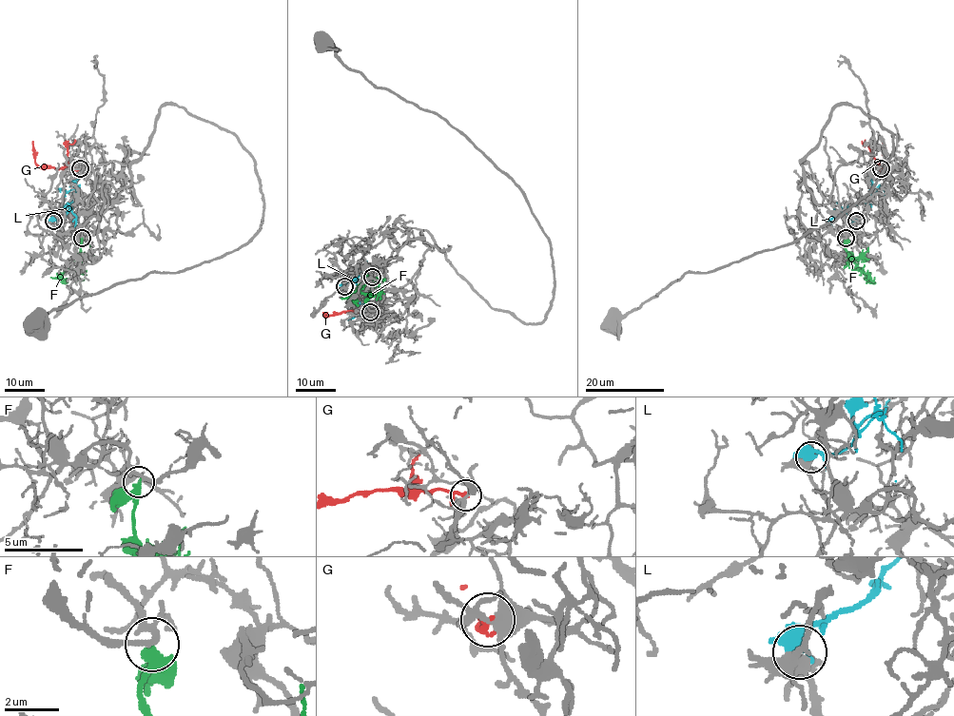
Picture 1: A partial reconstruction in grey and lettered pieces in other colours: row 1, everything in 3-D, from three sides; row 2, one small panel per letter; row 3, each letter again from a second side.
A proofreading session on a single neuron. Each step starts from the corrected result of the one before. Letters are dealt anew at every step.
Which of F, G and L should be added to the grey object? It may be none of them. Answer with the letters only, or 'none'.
F

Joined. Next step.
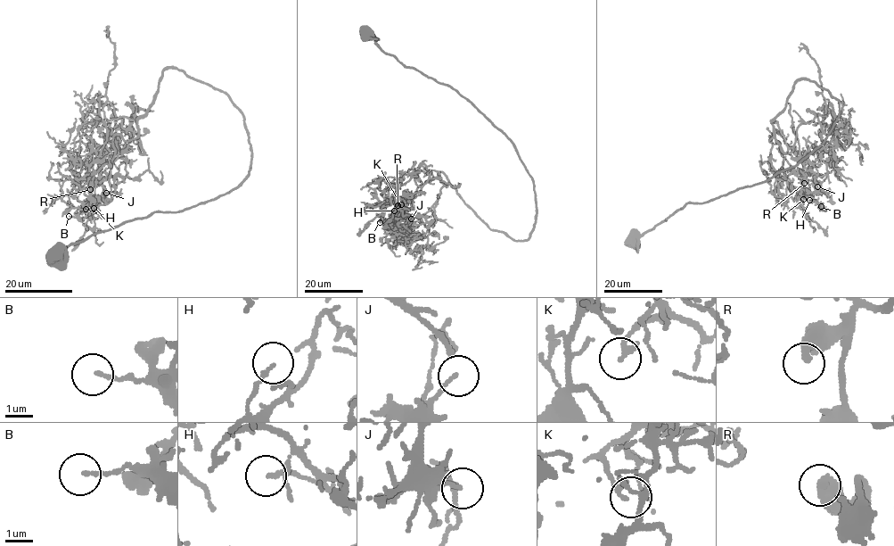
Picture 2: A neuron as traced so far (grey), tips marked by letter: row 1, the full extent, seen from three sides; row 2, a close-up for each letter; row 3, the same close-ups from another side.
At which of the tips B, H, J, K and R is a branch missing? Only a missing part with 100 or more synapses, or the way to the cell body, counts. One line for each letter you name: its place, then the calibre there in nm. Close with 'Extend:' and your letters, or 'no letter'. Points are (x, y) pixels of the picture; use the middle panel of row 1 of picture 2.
Extend: no letter

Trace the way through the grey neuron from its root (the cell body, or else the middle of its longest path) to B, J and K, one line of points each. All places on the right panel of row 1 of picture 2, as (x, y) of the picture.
B: (632, 239), (687, 202), (763, 182), (819, 147), (839, 102), (799, 78), (771, 121), (769, 141), (821, 206)
J: (632, 239), (819, 147), (839, 102), (799, 78), (769, 141), (810, 193), (817, 186)
K: (632, 239), (687, 202), (763, 182), (819, 147), (839, 102), (799, 78), (768, 136), (805, 177), (803, 199)

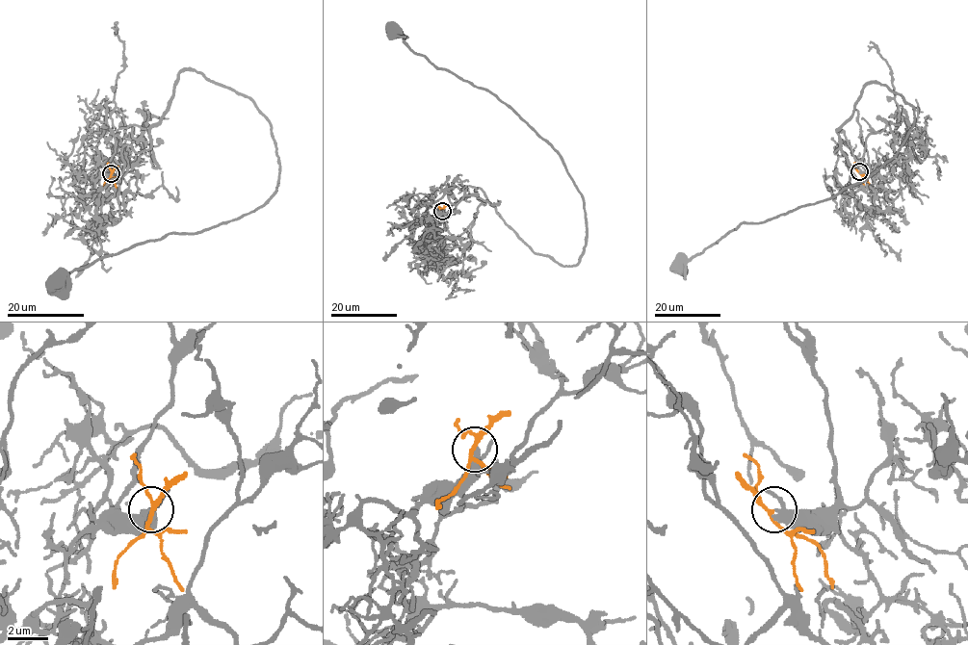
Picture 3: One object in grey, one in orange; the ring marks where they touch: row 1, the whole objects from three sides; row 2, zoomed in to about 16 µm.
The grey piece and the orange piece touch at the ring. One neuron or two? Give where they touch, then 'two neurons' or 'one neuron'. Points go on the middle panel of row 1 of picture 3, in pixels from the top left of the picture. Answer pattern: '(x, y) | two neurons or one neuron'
(442, 211) | two neurons

